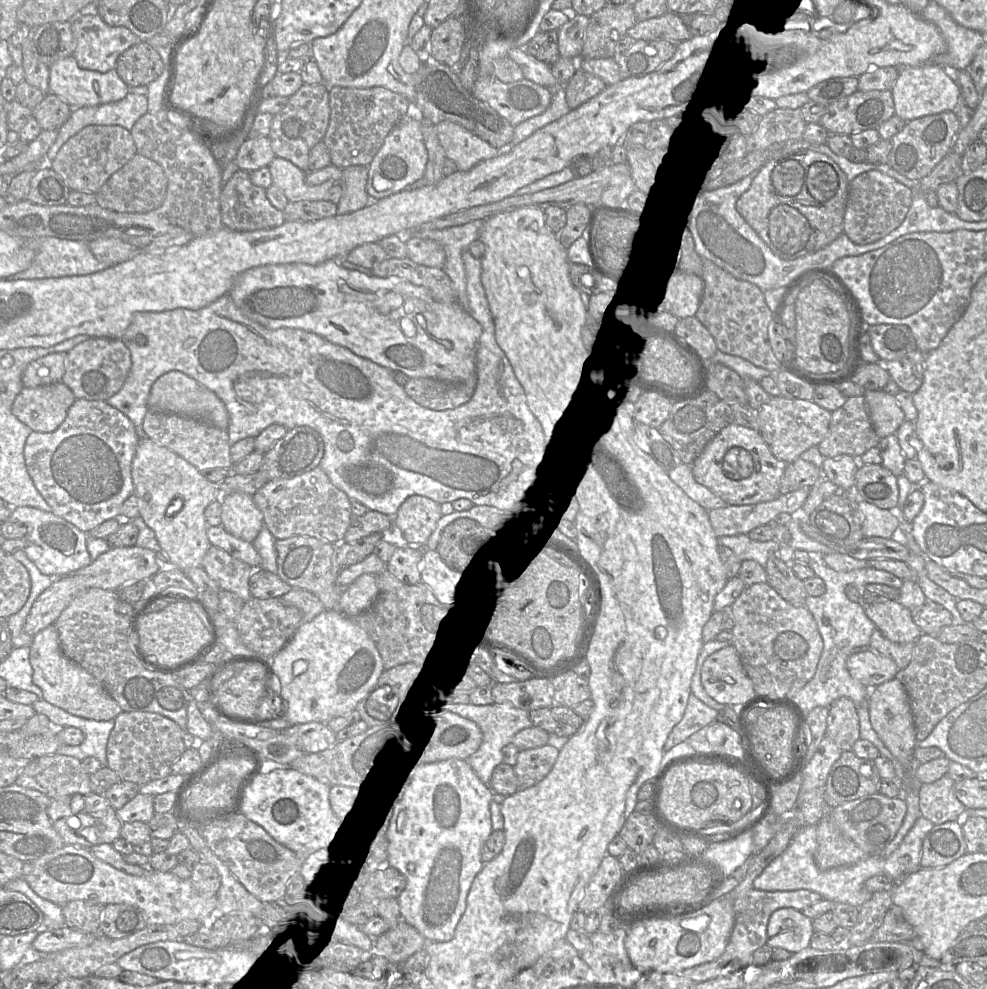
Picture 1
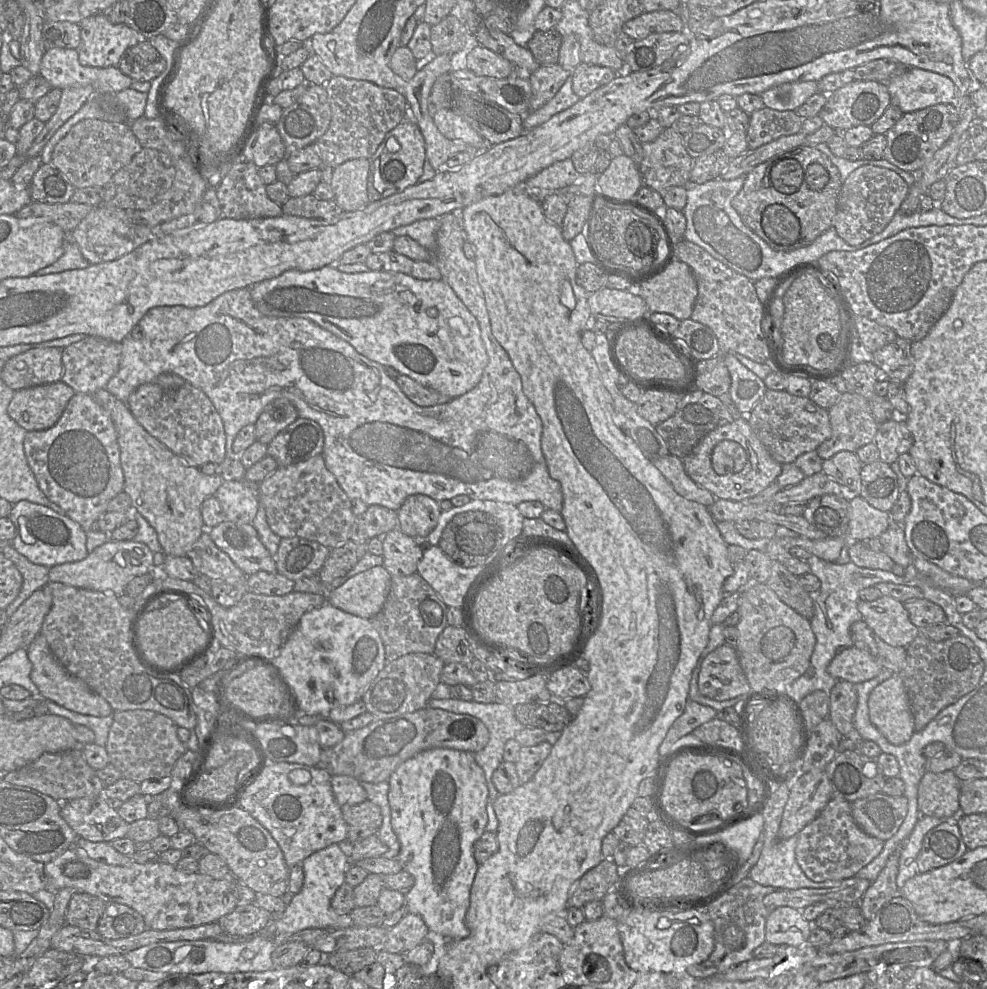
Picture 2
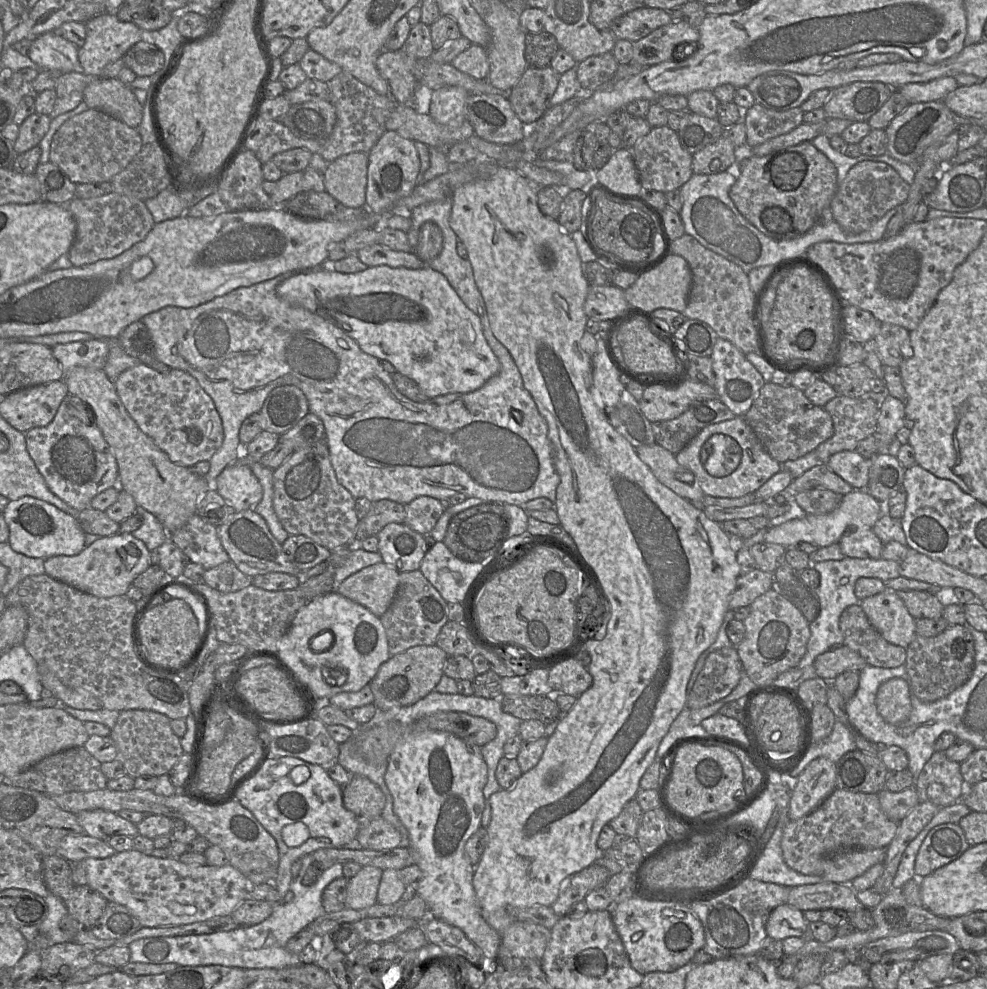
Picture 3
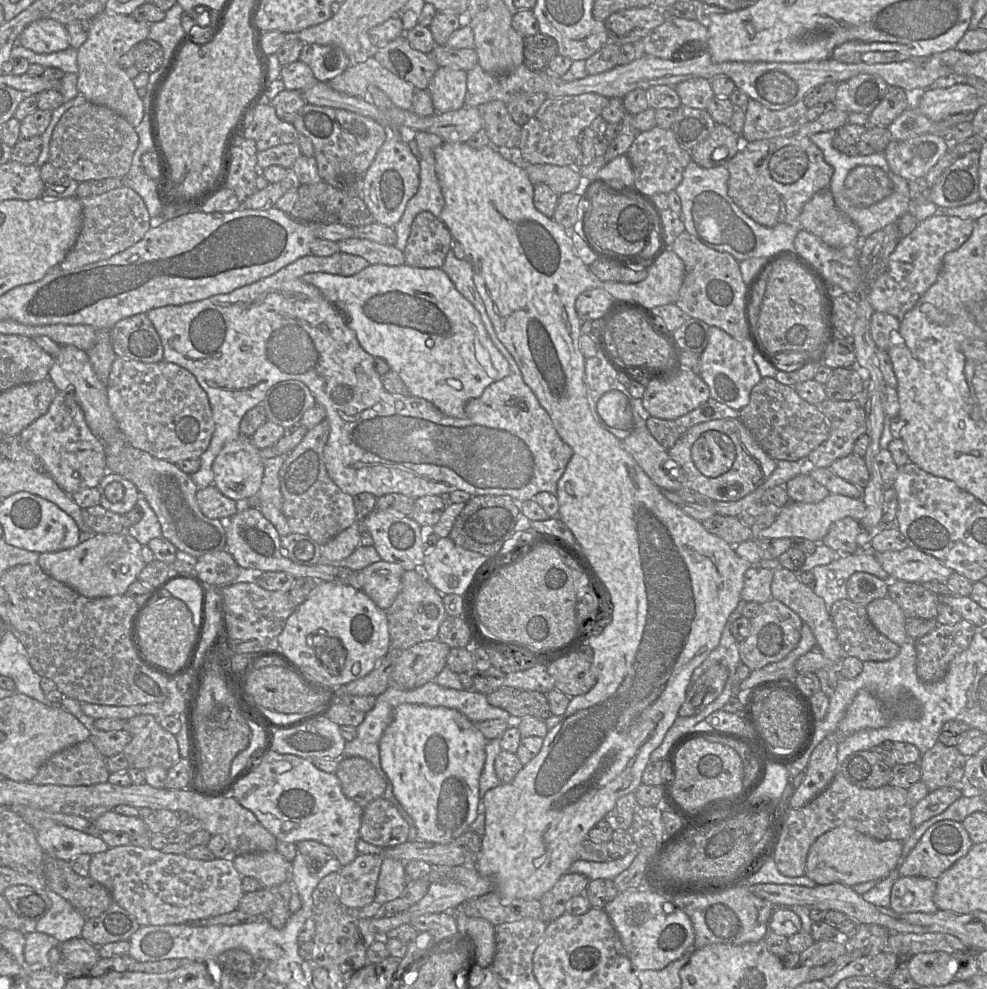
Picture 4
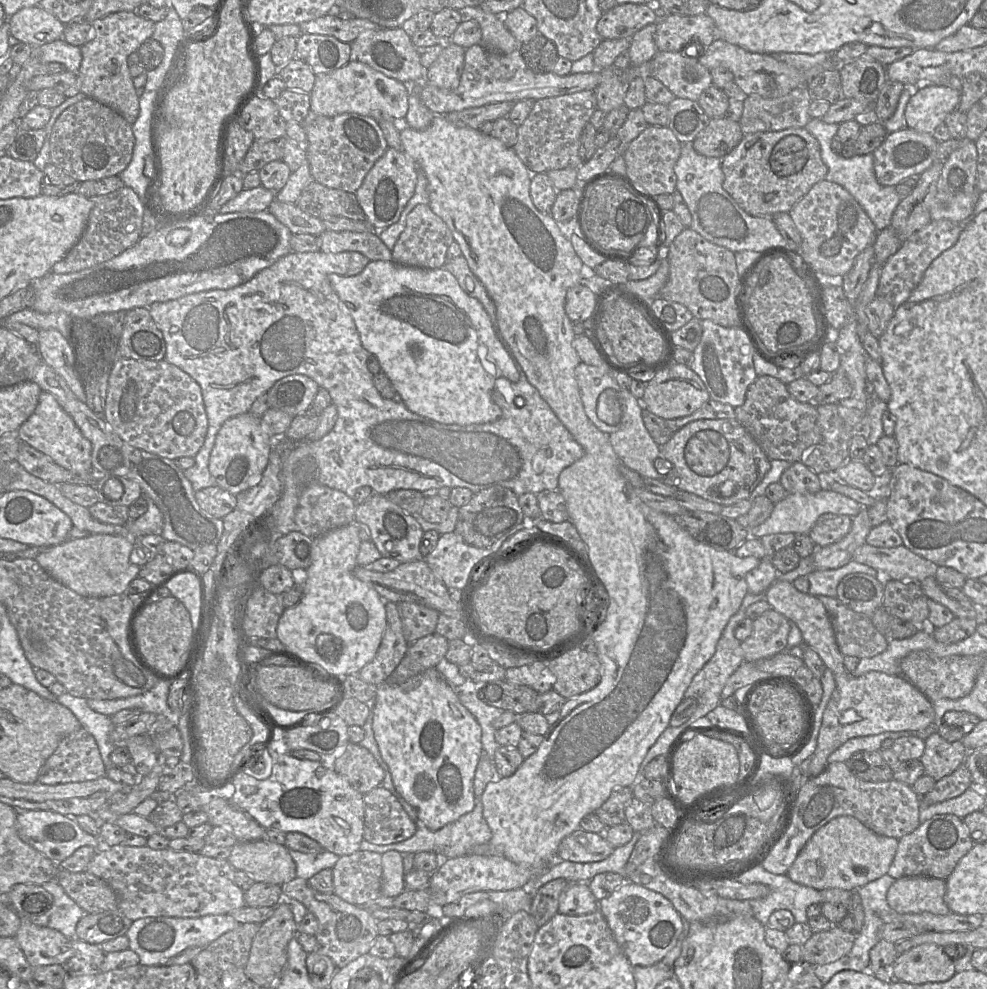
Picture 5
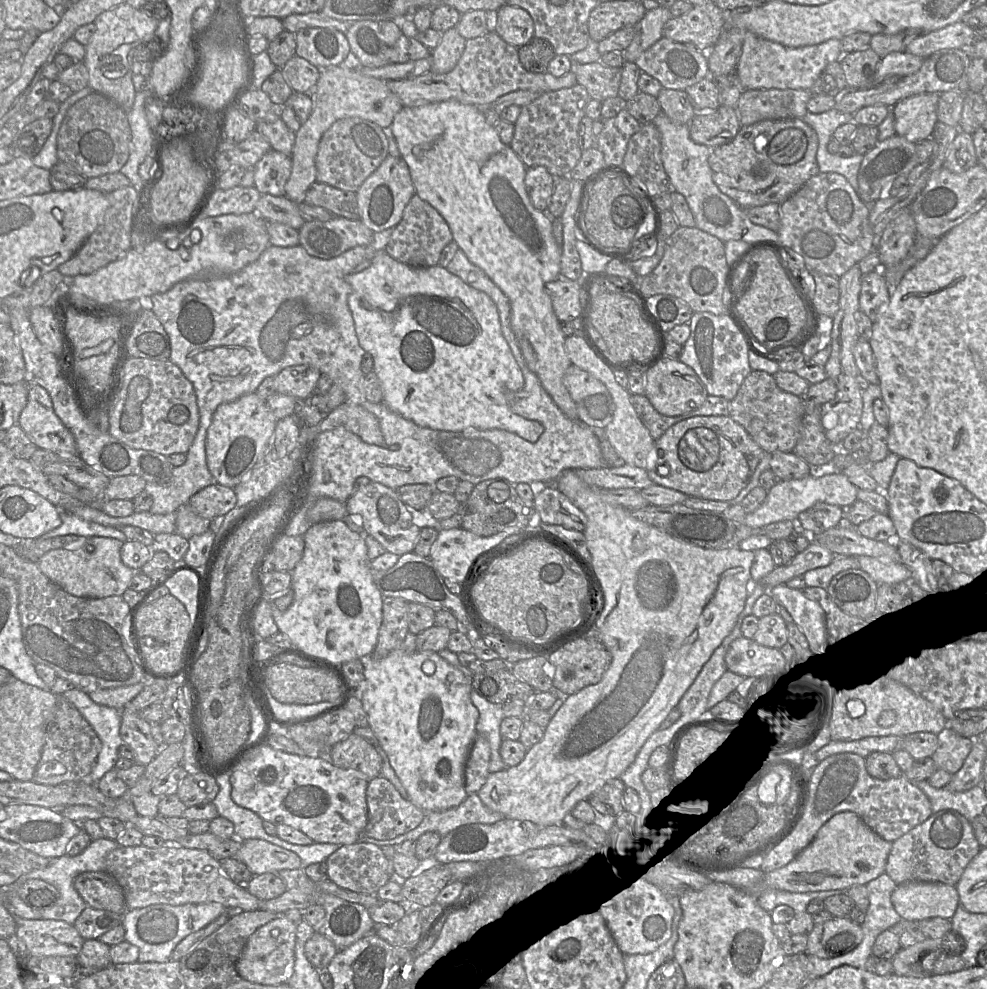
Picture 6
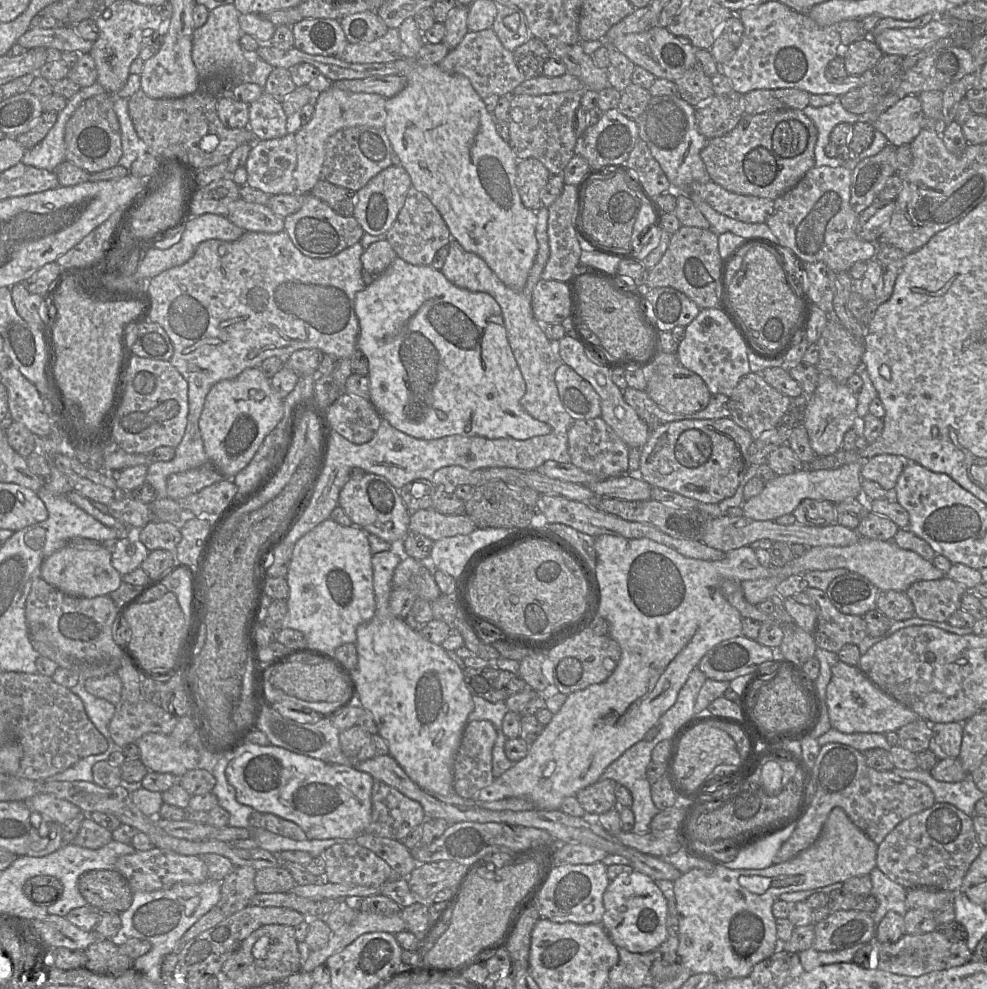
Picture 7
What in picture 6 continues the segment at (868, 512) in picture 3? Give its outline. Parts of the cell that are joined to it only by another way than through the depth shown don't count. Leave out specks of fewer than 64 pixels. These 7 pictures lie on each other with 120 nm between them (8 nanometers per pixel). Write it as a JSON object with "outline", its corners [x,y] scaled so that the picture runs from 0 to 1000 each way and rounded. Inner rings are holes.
{"outline":[[[854,477],[836,480],[821,480],[814,484],[790,485],[779,496],[772,511],[761,519],[757,519],[754,529],[761,534],[774,534],[789,527],[801,526],[807,528],[809,521],[827,509],[835,508],[842,511],[859,514],[868,506],[869,493],[864,490]]]}

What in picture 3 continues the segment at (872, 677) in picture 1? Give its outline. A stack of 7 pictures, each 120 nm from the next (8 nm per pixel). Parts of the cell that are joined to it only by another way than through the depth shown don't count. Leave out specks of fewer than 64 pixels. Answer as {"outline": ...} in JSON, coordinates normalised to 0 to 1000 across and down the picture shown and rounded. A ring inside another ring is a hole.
{"outline":[[[857,653],[842,656],[827,664],[825,675],[828,684],[838,692],[857,678],[872,678],[878,673],[877,668]]]}

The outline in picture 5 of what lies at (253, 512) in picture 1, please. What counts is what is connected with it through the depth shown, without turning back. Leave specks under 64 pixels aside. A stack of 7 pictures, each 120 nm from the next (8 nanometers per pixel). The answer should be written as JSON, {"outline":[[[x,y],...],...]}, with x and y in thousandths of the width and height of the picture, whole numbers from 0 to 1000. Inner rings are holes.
{"outline":[[[252,417],[237,421],[228,426],[220,438],[212,463],[212,476],[220,490],[240,501],[263,486],[276,453],[277,444],[266,435],[264,423]]]}

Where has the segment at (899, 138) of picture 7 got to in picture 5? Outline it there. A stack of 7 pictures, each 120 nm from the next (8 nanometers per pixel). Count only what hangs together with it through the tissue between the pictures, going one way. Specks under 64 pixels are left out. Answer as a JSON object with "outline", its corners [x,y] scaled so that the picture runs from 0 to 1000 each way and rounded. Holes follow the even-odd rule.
{"outline":[[[930,86],[926,89],[917,109],[918,128],[933,134],[944,135],[954,124],[958,117],[971,109],[974,100],[974,92],[956,86]]]}

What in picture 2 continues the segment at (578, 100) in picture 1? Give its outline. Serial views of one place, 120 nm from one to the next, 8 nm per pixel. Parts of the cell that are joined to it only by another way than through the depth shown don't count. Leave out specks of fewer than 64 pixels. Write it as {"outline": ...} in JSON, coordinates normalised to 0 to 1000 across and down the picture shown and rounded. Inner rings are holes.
{"outline":[[[589,63],[580,74],[580,90],[587,99],[592,99],[625,76],[619,69]]]}

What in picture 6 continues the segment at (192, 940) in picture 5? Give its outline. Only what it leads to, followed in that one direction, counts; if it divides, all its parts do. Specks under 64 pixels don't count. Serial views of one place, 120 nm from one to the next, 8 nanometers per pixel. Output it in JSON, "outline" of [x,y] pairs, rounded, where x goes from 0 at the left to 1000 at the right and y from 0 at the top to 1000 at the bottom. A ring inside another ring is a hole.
{"outline":[[[221,912],[184,915],[156,914],[129,920],[124,926],[127,950],[141,959],[142,964],[139,973],[170,973],[173,971],[177,958],[188,946],[210,936],[228,920],[230,919]]]}

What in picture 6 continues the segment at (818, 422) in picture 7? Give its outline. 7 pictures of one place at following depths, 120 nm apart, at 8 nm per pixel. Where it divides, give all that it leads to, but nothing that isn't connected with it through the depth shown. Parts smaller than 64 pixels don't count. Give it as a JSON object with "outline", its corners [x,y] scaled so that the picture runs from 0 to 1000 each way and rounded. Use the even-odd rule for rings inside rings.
{"outline":[[[869,266],[850,281],[851,303],[850,312],[844,321],[844,331],[841,337],[842,359],[835,370],[839,382],[848,390],[848,397],[840,406],[832,411],[832,428],[838,444],[847,451],[852,451],[854,445],[866,434],[871,433],[874,415],[874,394],[868,386],[870,374],[865,363],[865,351],[870,343],[867,316],[871,313],[870,299],[874,277]]]}

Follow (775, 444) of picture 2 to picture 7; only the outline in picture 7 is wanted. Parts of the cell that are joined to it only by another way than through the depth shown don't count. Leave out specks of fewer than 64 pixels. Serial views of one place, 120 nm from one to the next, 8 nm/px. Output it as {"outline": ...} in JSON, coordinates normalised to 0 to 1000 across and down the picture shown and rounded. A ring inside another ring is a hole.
{"outline":[[[760,376],[753,380],[738,406],[740,423],[757,435],[763,444],[768,444],[777,435],[783,434],[800,414],[802,403],[780,390],[769,377]]]}

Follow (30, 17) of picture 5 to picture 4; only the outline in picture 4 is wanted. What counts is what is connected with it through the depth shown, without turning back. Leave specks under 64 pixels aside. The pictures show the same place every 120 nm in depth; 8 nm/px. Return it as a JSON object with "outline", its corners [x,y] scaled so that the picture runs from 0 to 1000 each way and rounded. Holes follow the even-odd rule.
{"outline":[[[51,18],[29,24],[20,34],[19,42],[40,55],[60,53],[71,48],[66,25]]]}

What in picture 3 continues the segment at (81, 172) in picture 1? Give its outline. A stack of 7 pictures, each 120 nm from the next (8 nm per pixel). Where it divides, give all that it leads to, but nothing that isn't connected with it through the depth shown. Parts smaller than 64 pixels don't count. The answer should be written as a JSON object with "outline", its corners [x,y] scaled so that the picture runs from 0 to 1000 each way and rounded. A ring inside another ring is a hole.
{"outline":[[[88,110],[67,121],[56,133],[50,163],[58,167],[76,186],[112,183],[145,148],[139,129],[98,110]]]}

